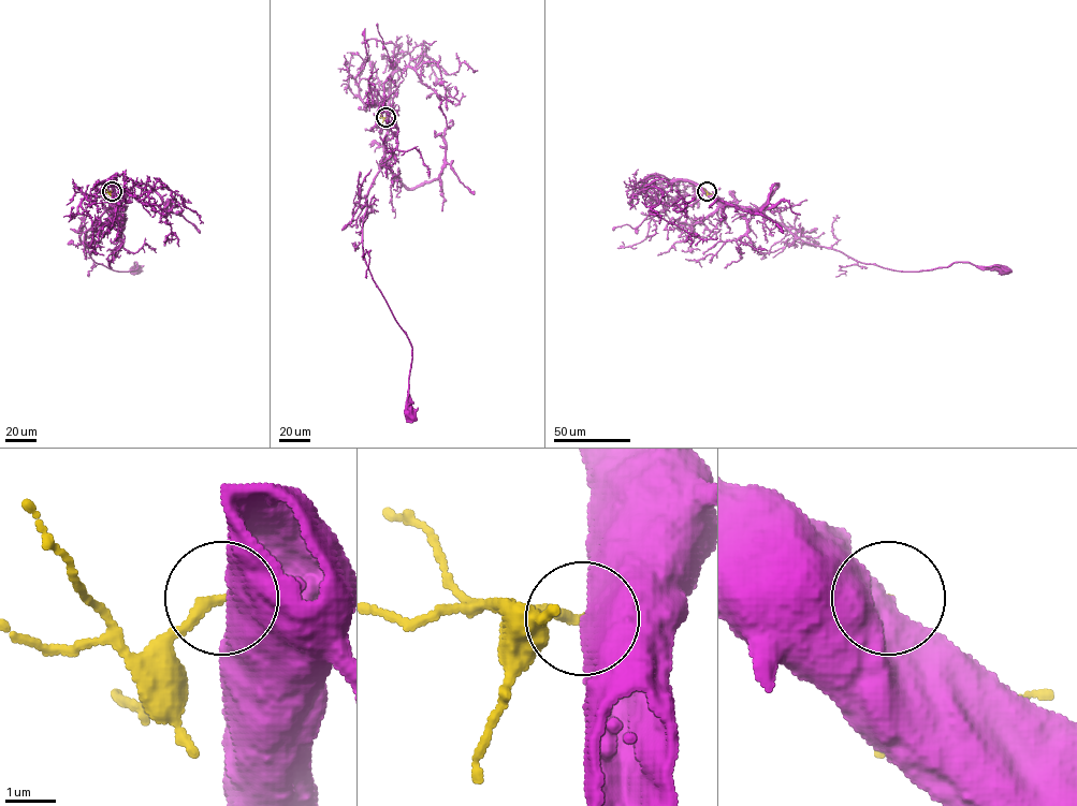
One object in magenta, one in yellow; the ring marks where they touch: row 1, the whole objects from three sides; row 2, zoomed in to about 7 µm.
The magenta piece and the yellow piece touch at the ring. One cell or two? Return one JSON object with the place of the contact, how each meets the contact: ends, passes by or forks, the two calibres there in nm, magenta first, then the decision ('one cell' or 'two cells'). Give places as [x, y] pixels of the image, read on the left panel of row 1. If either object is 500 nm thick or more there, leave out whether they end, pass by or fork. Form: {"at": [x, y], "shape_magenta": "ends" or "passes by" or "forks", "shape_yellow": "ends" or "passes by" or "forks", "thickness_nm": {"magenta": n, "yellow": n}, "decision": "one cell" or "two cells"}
{"at": [112, 191], "thickness_nm": {"magenta": 700, "yellow": 200}, "decision": "one cell"}

